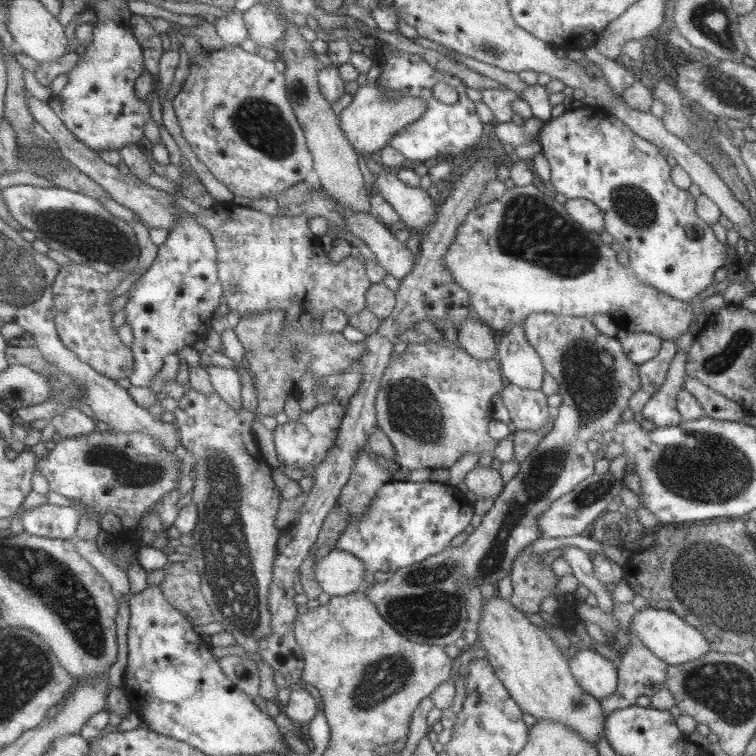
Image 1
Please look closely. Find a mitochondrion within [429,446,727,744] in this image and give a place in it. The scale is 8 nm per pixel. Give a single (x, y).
(592, 493)

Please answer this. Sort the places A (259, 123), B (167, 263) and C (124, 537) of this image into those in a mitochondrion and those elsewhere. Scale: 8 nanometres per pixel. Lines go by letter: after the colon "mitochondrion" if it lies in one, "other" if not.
A: mitochondrion
B: other
C: other

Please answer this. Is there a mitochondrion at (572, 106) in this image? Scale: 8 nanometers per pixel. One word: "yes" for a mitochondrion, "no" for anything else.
no

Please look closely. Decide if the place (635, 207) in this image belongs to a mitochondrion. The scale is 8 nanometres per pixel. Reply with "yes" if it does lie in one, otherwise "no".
yes

